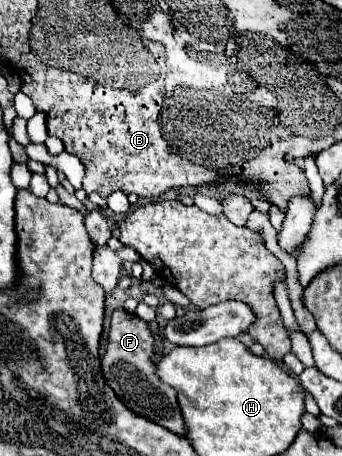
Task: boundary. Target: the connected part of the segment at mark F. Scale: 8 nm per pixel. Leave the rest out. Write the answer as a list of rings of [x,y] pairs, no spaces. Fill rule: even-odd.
[[[115,310],[111,314],[111,328],[109,328],[109,338],[107,338],[107,348],[101,358],[101,370],[105,382],[115,390],[117,398],[133,410],[137,416],[143,416],[175,434],[185,436],[187,434],[187,424],[183,420],[179,402],[177,402],[177,392],[175,388],[167,386],[159,376],[157,376],[157,366],[151,360],[153,356],[153,334],[149,330],[149,324],[143,322],[139,316],[127,312],[127,310]]]

